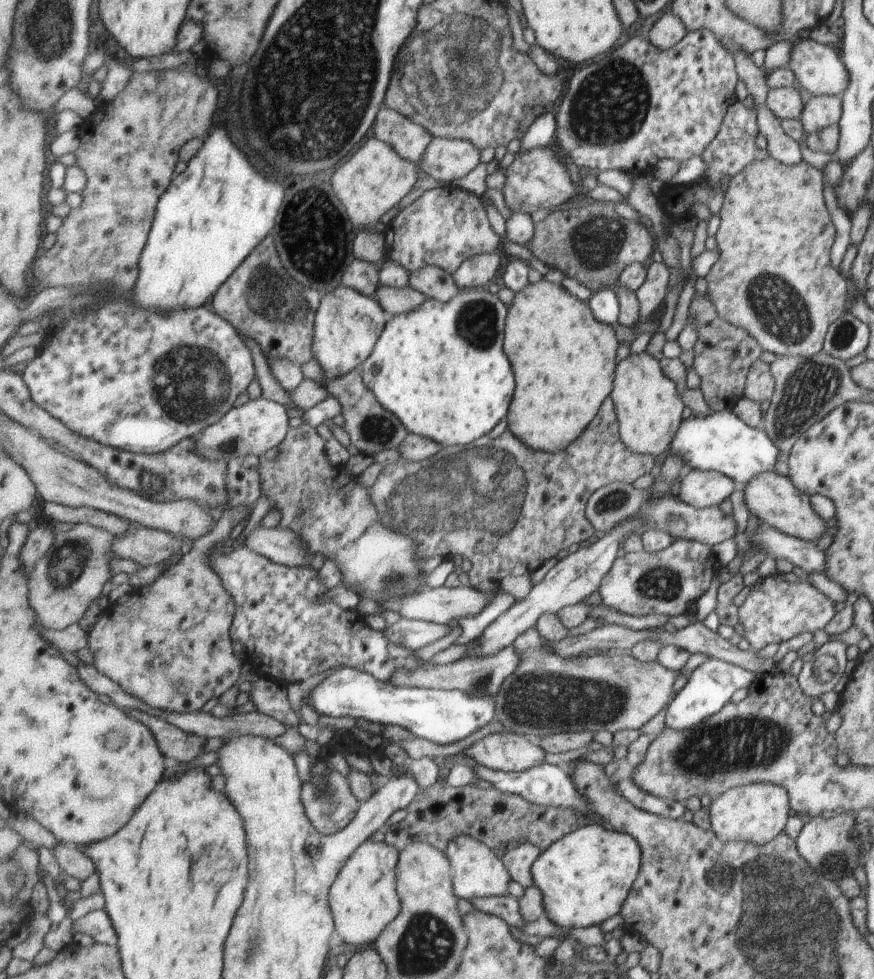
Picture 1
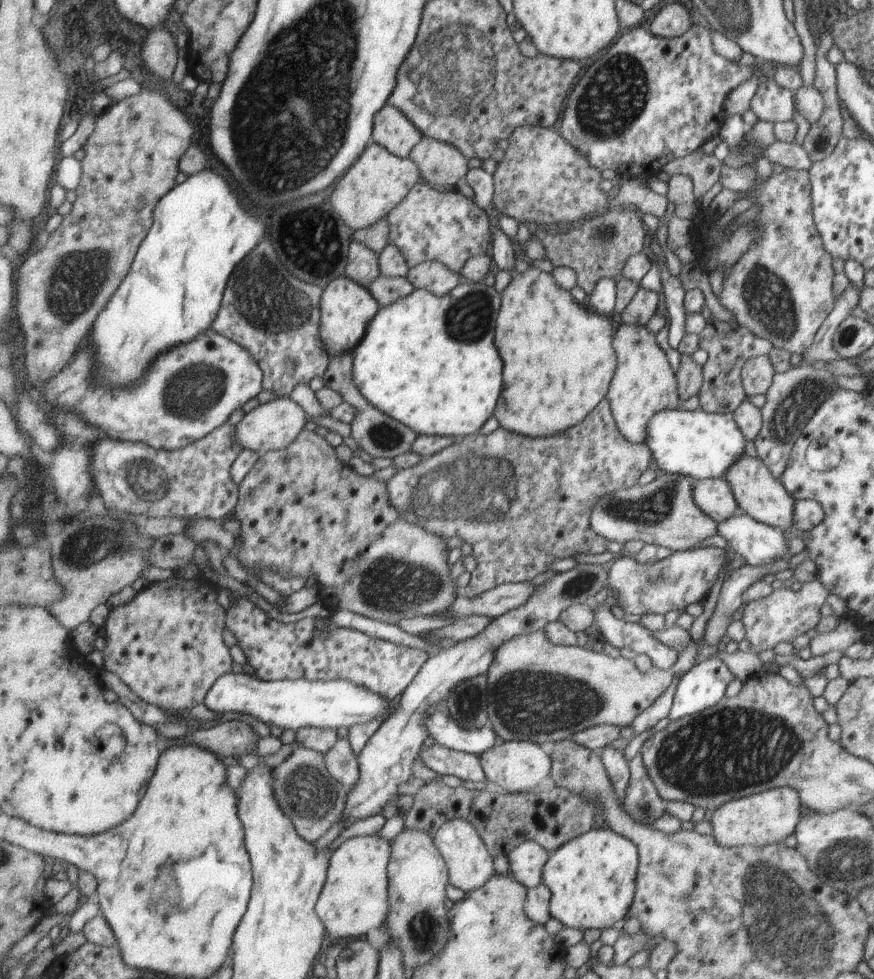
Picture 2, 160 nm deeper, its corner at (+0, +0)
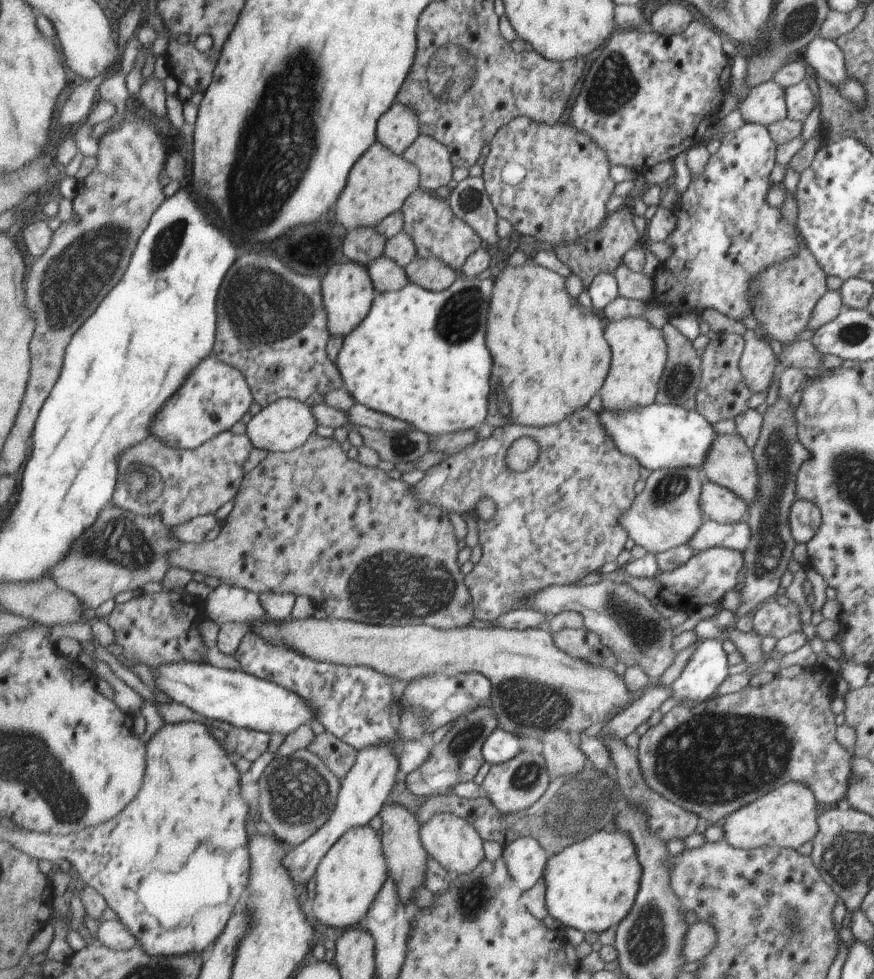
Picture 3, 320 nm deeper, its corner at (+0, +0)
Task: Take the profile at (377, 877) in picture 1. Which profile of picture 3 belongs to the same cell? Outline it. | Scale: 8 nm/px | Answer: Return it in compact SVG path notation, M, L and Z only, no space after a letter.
M369 825L364 827L351 827L337 842L331 847L331 850L325 855L325 858L319 863L316 872L316 895L313 901L313 910L317 918L329 926L331 931L335 928L349 928L365 925L365 918L378 898L379 891L386 886L386 880L389 875L389 864L386 859L386 851L383 846L382 836L379 836Z

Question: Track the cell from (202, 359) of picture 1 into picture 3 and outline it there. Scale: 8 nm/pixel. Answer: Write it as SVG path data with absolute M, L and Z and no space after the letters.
M214 356L199 364L184 386L162 408L152 427L153 436L176 449L199 448L219 433L231 430L239 420L243 420L254 401L246 376Z

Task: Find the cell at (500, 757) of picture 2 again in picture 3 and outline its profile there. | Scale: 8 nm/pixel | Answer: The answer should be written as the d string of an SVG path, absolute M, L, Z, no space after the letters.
M520 752L509 762L493 765L482 782L484 796L489 797L495 808L504 815L521 813L530 809L547 792L552 778L542 753Z

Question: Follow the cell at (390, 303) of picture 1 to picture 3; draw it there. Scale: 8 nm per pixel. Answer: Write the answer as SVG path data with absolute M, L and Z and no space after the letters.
M383 254L379 258L371 260L367 267L377 293L398 291L410 282L406 269L389 258L389 255Z

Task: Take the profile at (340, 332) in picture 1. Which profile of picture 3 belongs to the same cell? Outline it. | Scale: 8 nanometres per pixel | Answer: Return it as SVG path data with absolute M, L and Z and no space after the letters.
M338 261L322 279L323 298L331 335L343 335L345 338L351 331L354 331L354 328L358 327L362 320L366 319L367 313L374 303L374 298L377 296L370 270L367 266L355 261Z

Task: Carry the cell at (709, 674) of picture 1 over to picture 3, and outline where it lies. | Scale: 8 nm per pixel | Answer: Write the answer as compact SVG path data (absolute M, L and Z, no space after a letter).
M702 639L681 674L670 684L672 697L703 701L727 678L727 654L717 639Z

